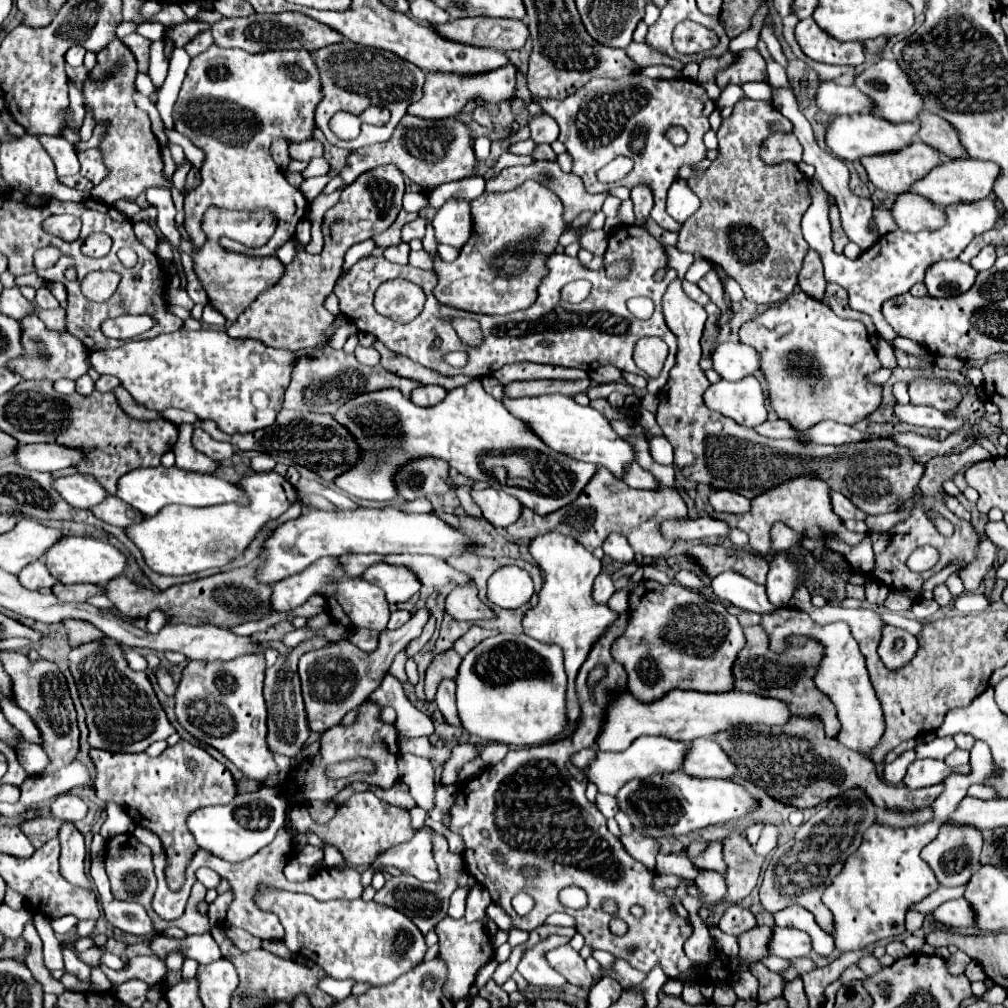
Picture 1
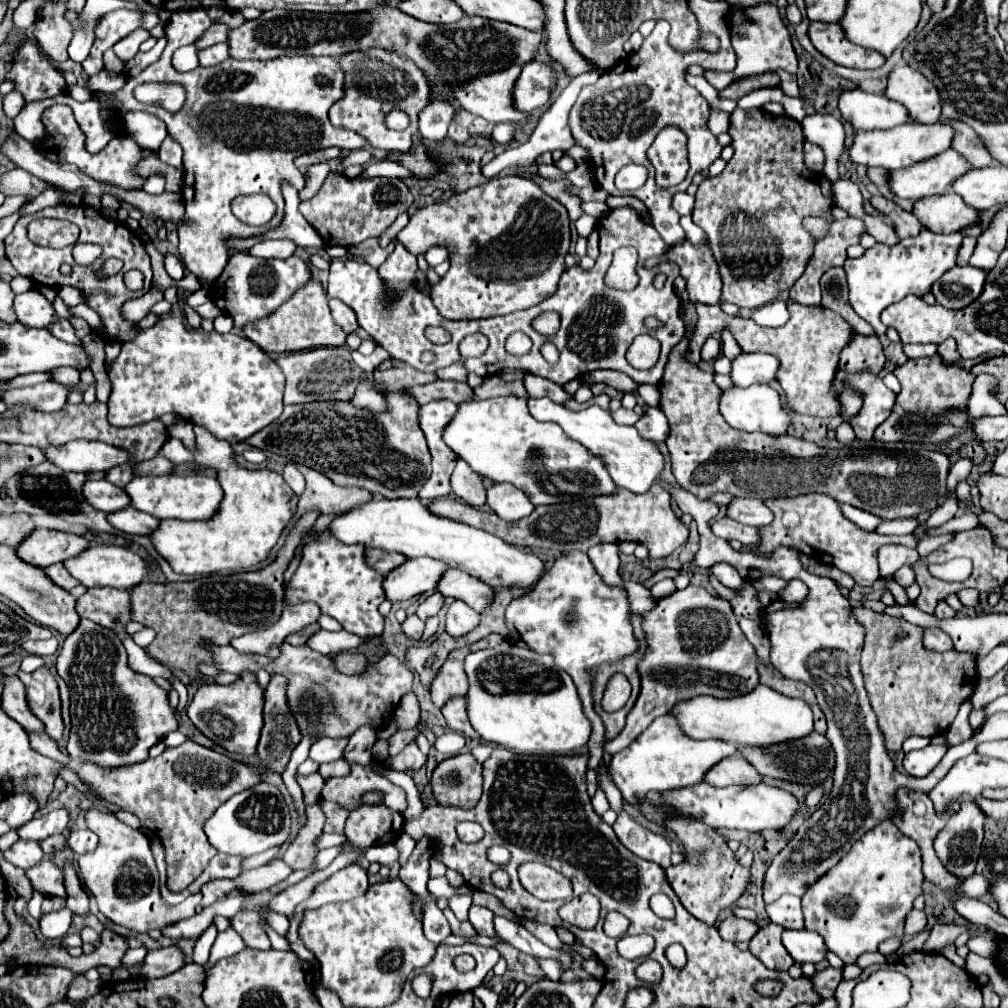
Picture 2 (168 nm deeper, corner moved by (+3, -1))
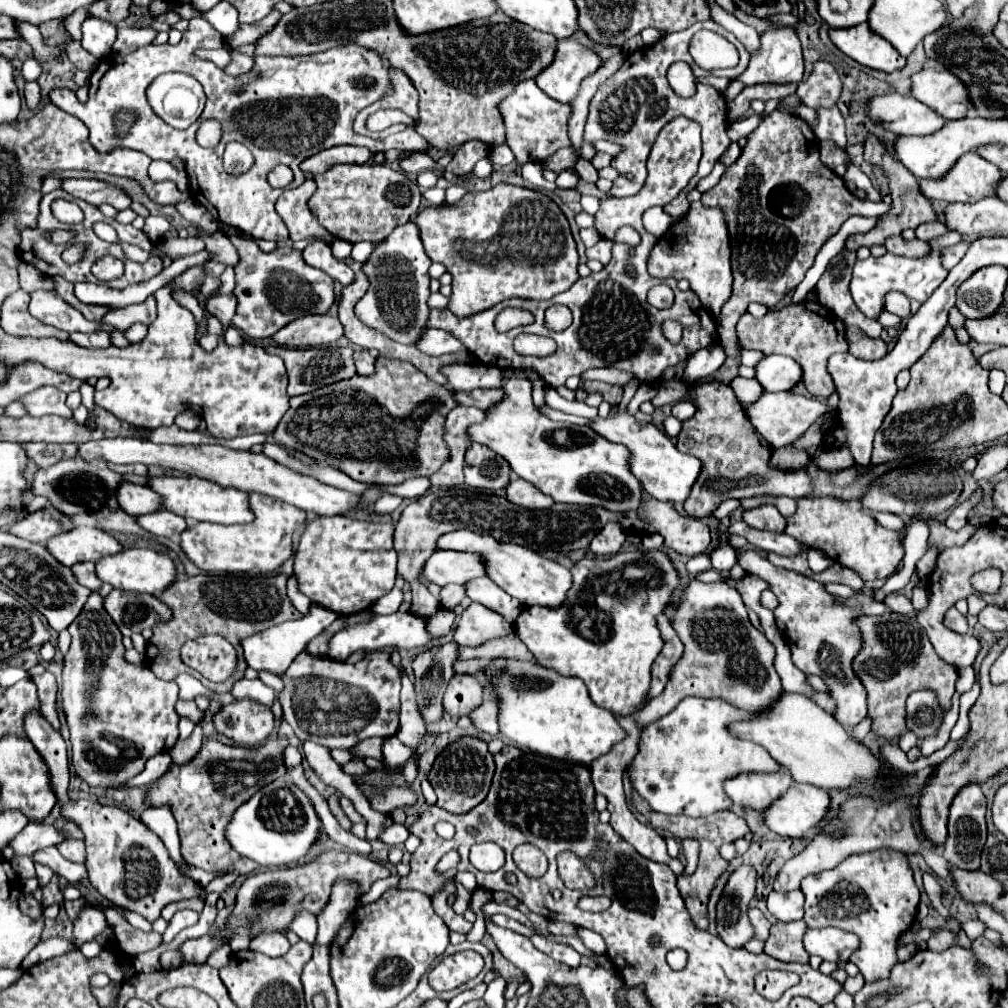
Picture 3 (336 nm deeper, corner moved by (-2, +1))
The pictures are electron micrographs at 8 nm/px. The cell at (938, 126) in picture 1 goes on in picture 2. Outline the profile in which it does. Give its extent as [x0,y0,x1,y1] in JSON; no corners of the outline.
[941,119,993,167]

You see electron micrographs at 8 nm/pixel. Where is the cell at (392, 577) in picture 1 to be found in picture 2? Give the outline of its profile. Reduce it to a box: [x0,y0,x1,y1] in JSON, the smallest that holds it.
[383,557,447,603]

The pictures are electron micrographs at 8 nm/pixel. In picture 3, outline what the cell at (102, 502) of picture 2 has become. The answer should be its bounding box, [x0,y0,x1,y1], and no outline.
[118,481,162,517]

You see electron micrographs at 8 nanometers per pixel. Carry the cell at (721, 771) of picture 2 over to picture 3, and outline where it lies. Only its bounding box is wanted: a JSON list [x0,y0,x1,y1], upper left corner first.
[726,773,792,811]

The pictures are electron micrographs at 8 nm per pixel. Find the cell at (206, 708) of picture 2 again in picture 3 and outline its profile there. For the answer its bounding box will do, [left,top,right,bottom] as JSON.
[214,699,276,747]

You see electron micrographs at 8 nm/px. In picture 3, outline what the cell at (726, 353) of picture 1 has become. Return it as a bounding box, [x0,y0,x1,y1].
[756,355,802,391]

